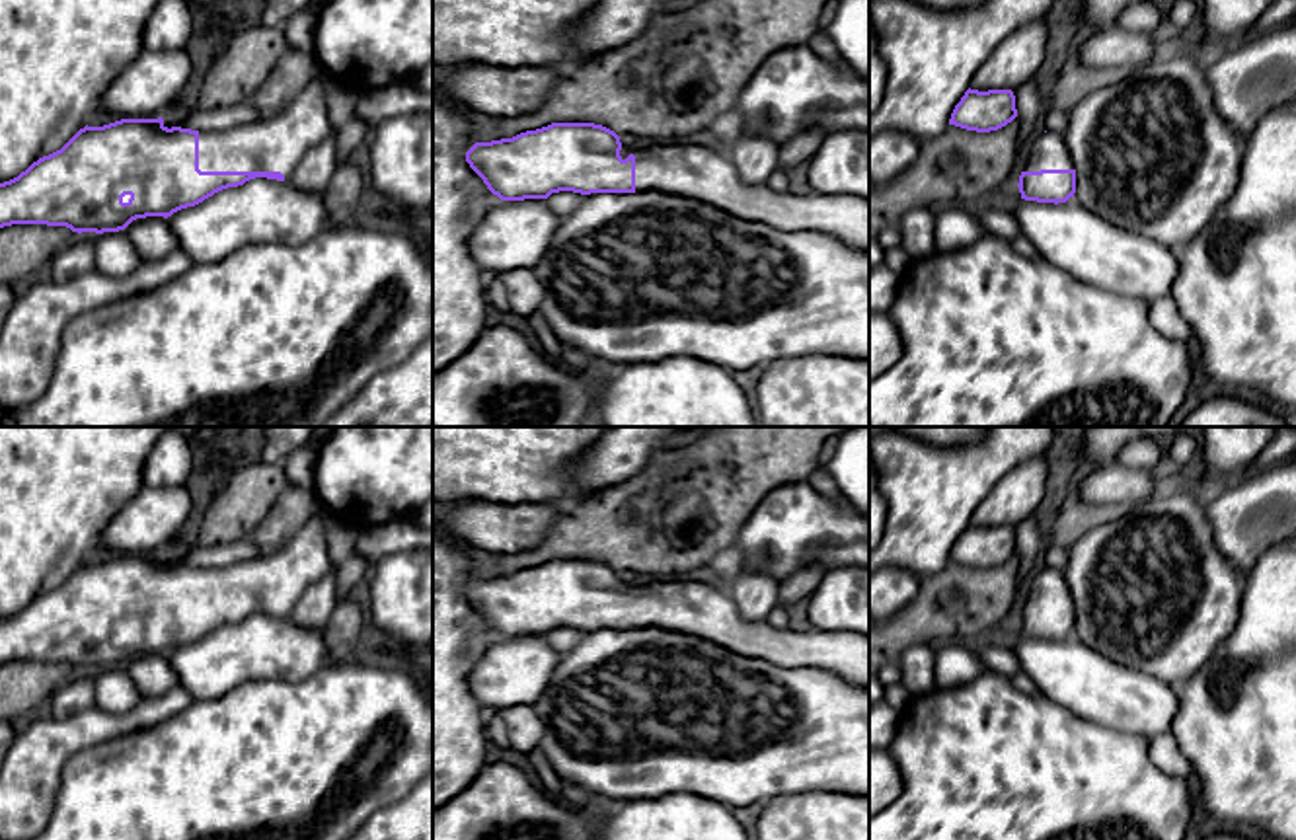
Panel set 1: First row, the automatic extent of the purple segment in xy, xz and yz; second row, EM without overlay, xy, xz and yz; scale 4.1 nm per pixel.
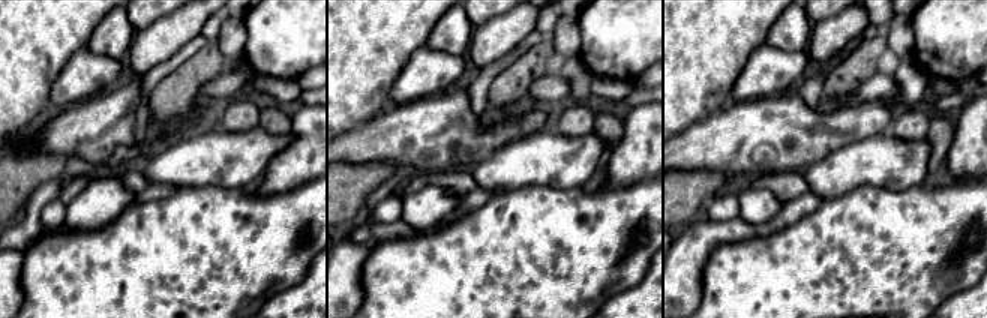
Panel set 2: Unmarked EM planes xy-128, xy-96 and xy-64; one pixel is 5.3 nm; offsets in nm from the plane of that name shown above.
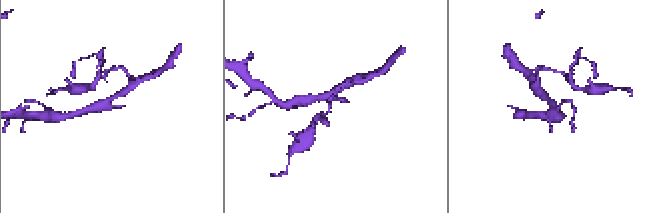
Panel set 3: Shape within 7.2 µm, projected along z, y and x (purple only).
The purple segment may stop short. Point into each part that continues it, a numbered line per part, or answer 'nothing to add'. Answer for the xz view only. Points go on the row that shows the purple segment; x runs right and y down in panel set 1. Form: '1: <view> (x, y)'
1: xz (696, 172)

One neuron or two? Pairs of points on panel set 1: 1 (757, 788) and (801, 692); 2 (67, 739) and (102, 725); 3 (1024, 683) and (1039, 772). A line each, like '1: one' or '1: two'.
1: one
2: one
3: two

